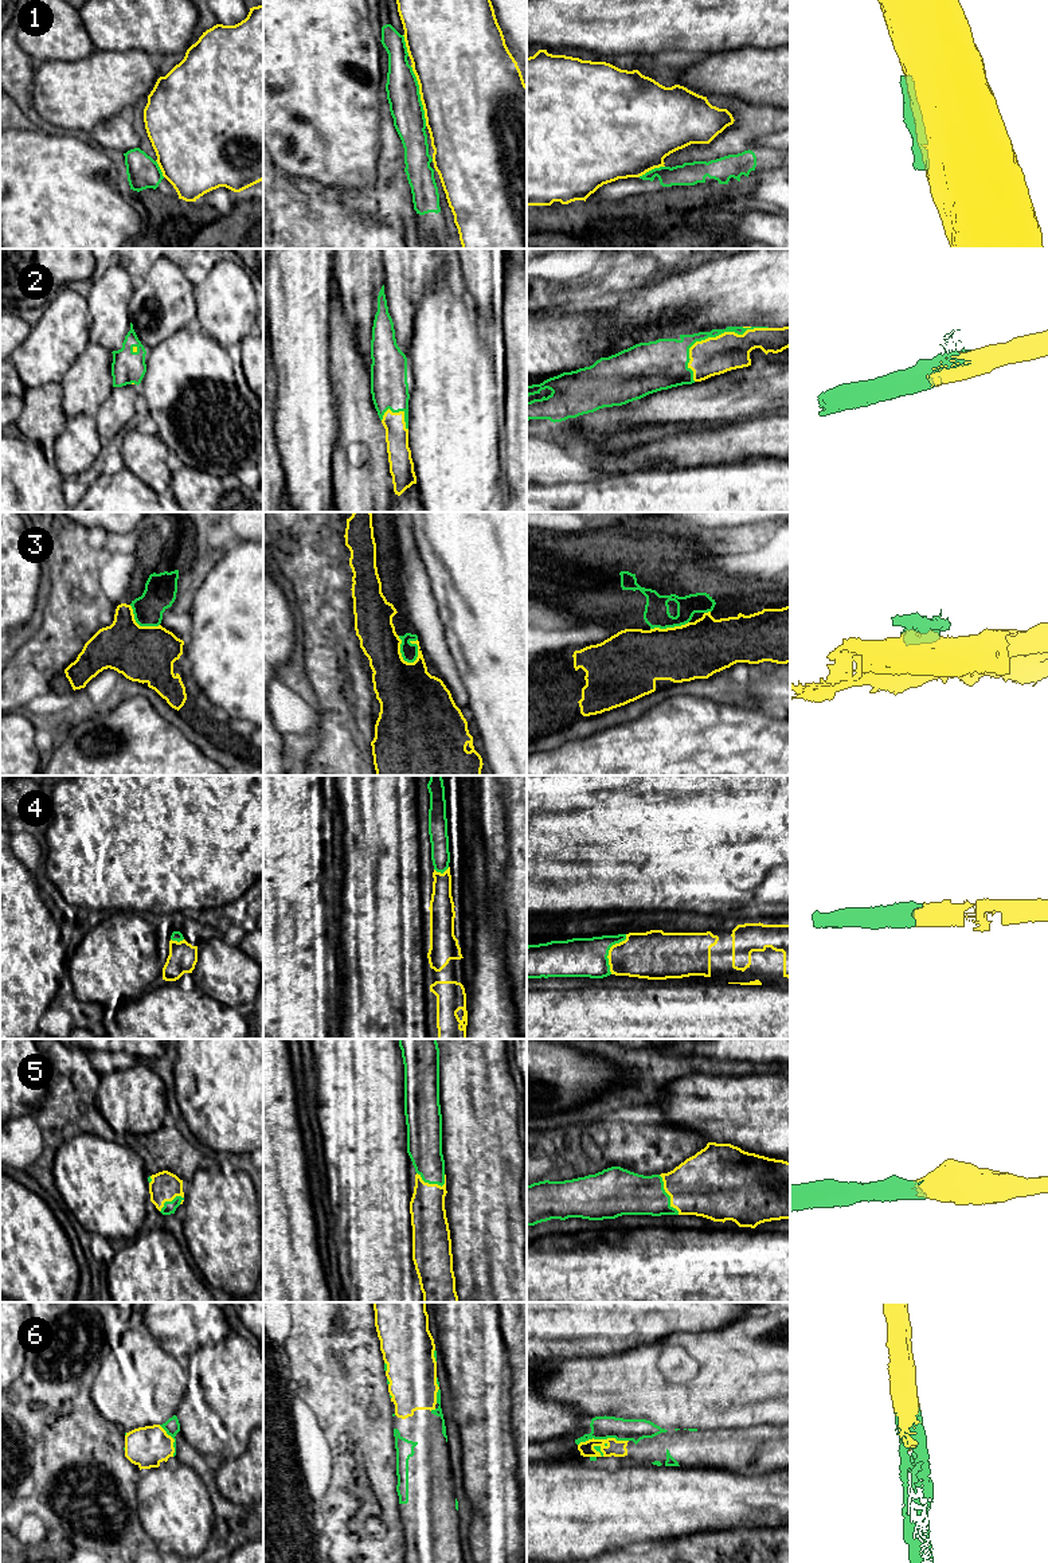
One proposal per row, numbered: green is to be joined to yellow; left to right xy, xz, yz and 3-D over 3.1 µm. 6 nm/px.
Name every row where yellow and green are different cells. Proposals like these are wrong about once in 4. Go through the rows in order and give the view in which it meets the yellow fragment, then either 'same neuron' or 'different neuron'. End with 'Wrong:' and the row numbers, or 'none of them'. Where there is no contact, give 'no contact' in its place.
1: meets yellow in xz; different neuron
2: meets yellow in yz; same neuron
3: meets yellow in xz; different neuron
4: meets yellow in yz; same neuron
5: meets yellow in yz; same neuron
6: meets yellow in yz; same neuron
Wrong: 1, 3

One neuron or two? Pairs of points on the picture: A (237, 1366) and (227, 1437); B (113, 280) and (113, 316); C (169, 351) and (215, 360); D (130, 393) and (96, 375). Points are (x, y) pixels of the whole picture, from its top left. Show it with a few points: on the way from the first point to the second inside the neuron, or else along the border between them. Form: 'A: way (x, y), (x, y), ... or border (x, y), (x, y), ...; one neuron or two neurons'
A: way (234, 1383), (227, 1397), (227, 1419); one neuron
B: way (113, 289), (113, 307); one neuron
C: way (180, 360), (204, 360); one neuron
D: border (113, 387), (96, 414); two neurons

